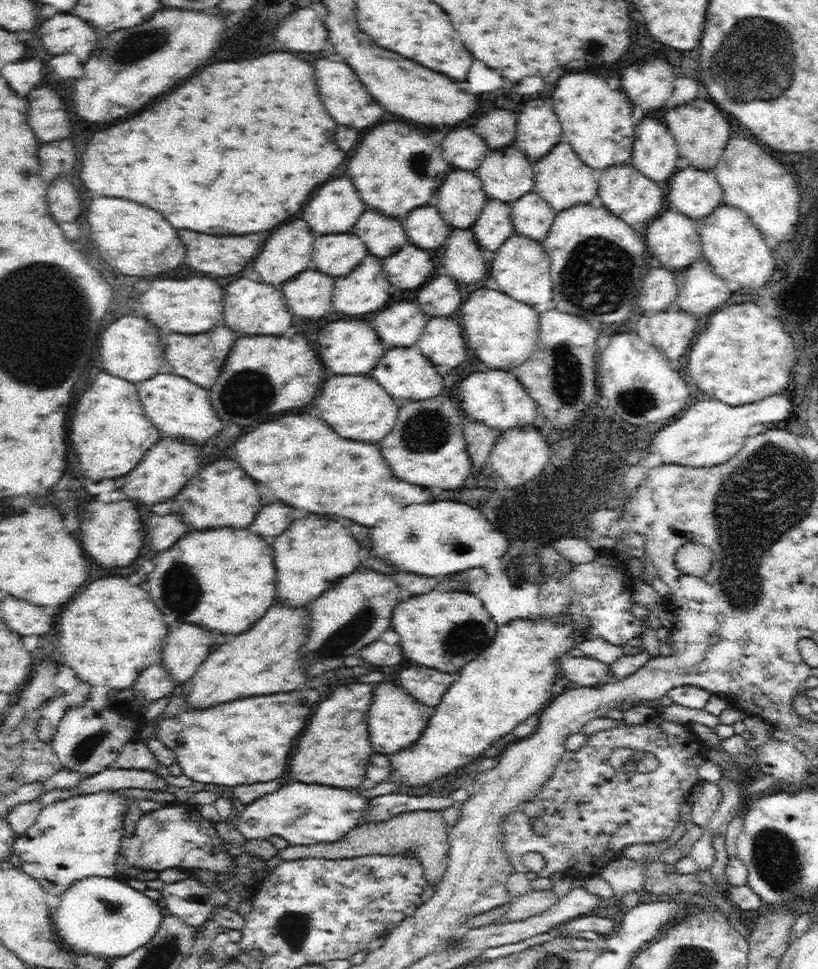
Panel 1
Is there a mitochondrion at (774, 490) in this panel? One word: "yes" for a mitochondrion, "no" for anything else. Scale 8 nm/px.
yes

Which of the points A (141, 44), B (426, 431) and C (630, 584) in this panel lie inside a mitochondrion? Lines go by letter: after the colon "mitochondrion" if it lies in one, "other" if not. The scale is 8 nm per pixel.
A: mitochondrion
B: mitochondrion
C: other

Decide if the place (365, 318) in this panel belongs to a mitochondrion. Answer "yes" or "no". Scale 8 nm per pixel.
no

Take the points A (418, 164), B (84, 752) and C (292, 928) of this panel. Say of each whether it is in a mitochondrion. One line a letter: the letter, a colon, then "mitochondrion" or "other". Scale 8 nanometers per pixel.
A: mitochondrion
B: mitochondrion
C: mitochondrion

